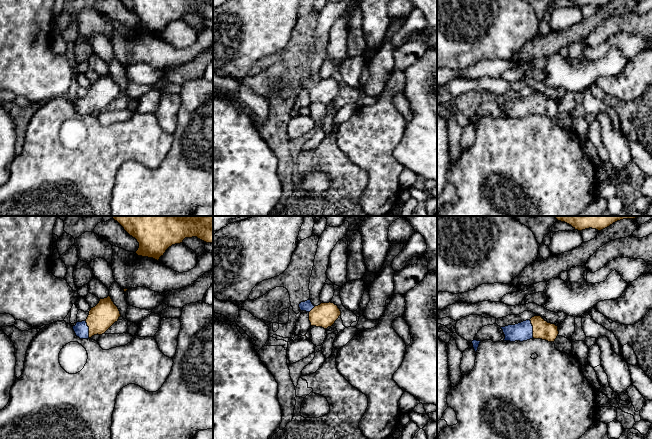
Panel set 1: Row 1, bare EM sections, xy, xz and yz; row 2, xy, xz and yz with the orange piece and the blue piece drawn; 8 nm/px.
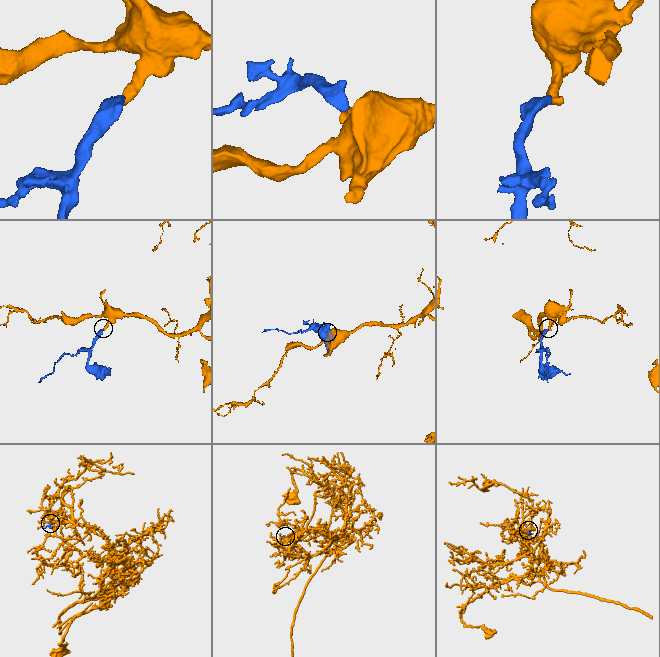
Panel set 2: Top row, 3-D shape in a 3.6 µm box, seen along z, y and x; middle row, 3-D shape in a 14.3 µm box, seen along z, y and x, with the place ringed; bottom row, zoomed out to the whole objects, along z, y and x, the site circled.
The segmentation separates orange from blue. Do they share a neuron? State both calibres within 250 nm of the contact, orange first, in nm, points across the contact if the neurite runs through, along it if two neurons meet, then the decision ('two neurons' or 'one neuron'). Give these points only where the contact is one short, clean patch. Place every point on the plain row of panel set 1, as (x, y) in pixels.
calibres 150 and 150 nm; way yz (542, 105), (533, 105), (523, 107); one neuron

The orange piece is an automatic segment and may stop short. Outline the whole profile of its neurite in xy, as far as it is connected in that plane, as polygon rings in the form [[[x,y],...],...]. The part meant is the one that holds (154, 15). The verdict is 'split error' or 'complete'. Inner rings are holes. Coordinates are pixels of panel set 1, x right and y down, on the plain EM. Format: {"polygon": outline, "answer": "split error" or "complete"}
{"polygon": [[[120,0],[124,6],[139,19],[135,28],[138,32],[153,34],[159,37],[166,26],[175,20],[180,20],[185,14],[198,15],[213,20],[213,0]]], "answer": "complete"}

